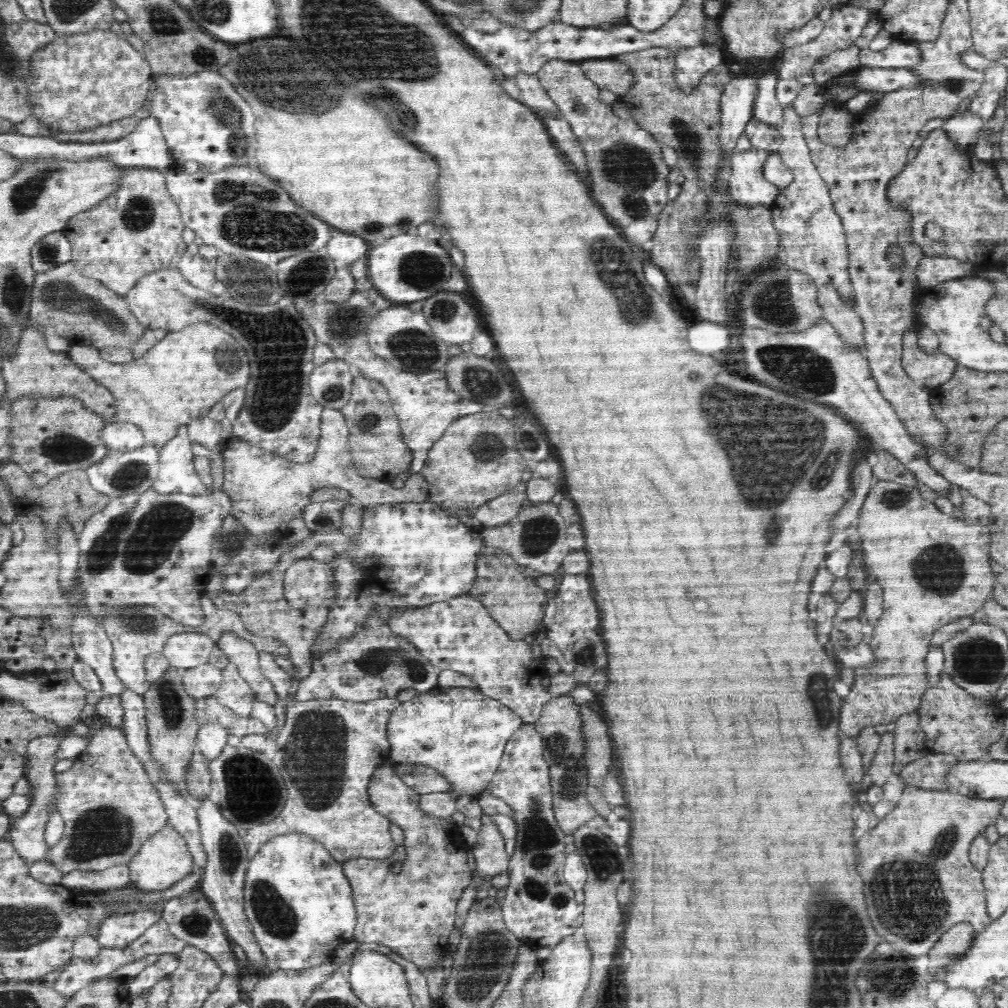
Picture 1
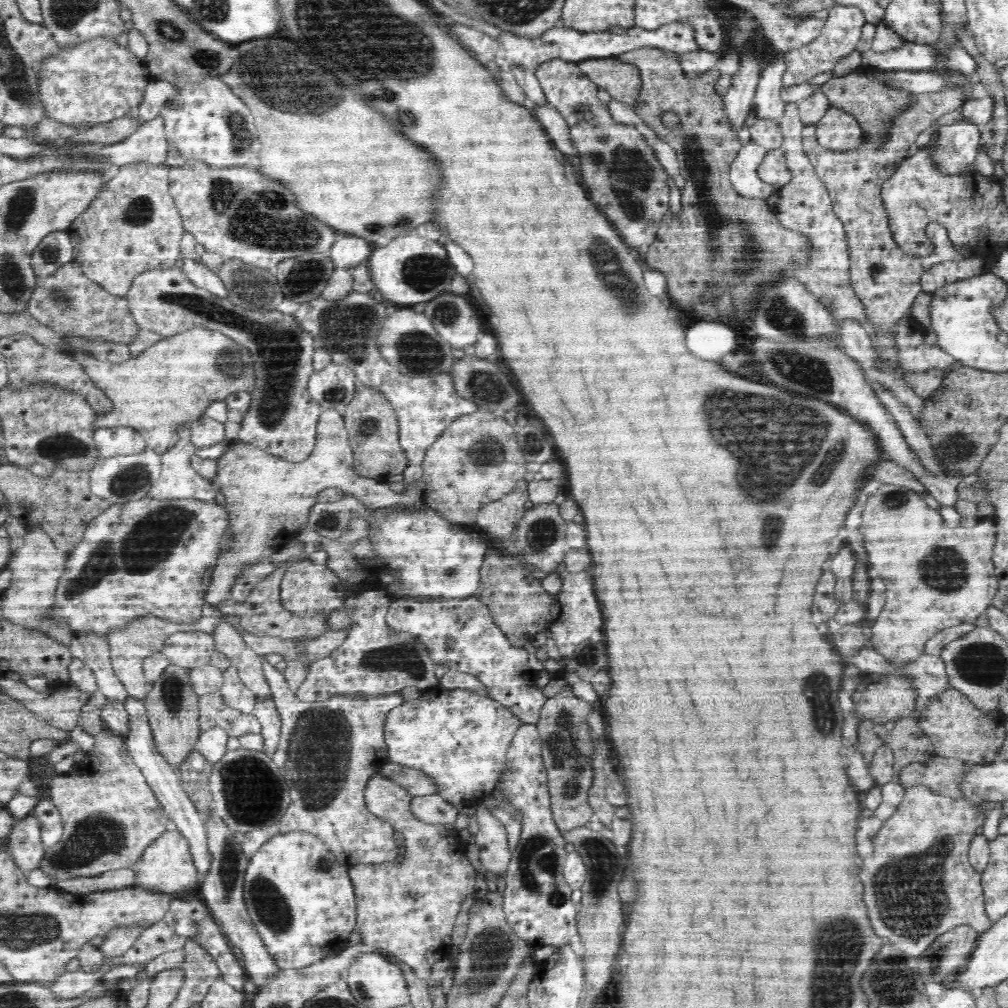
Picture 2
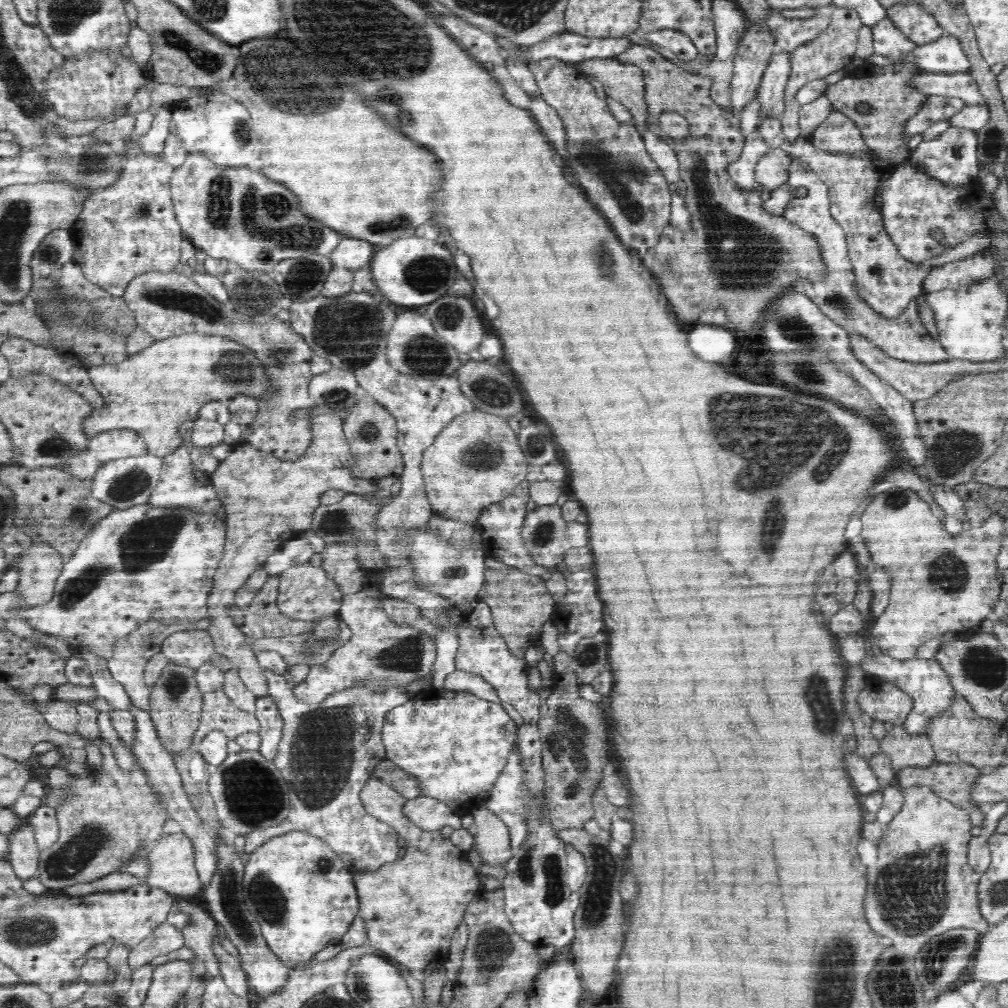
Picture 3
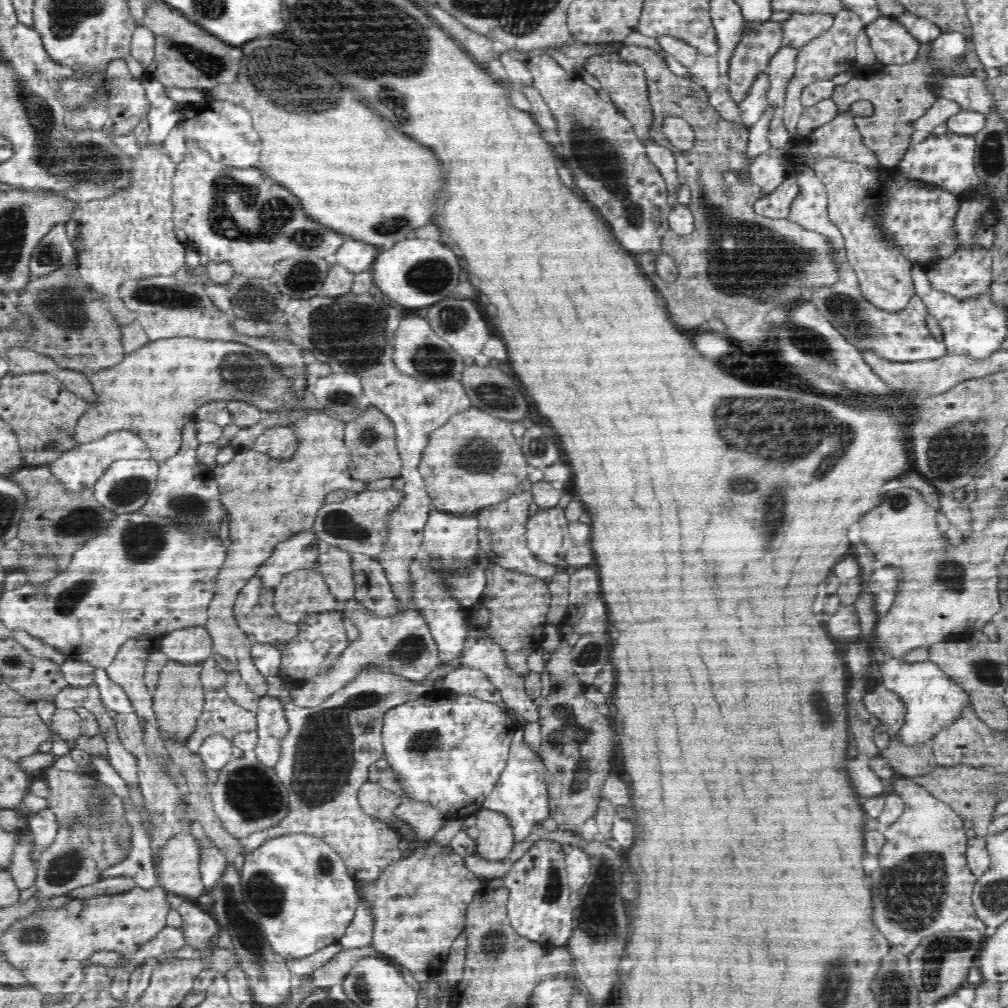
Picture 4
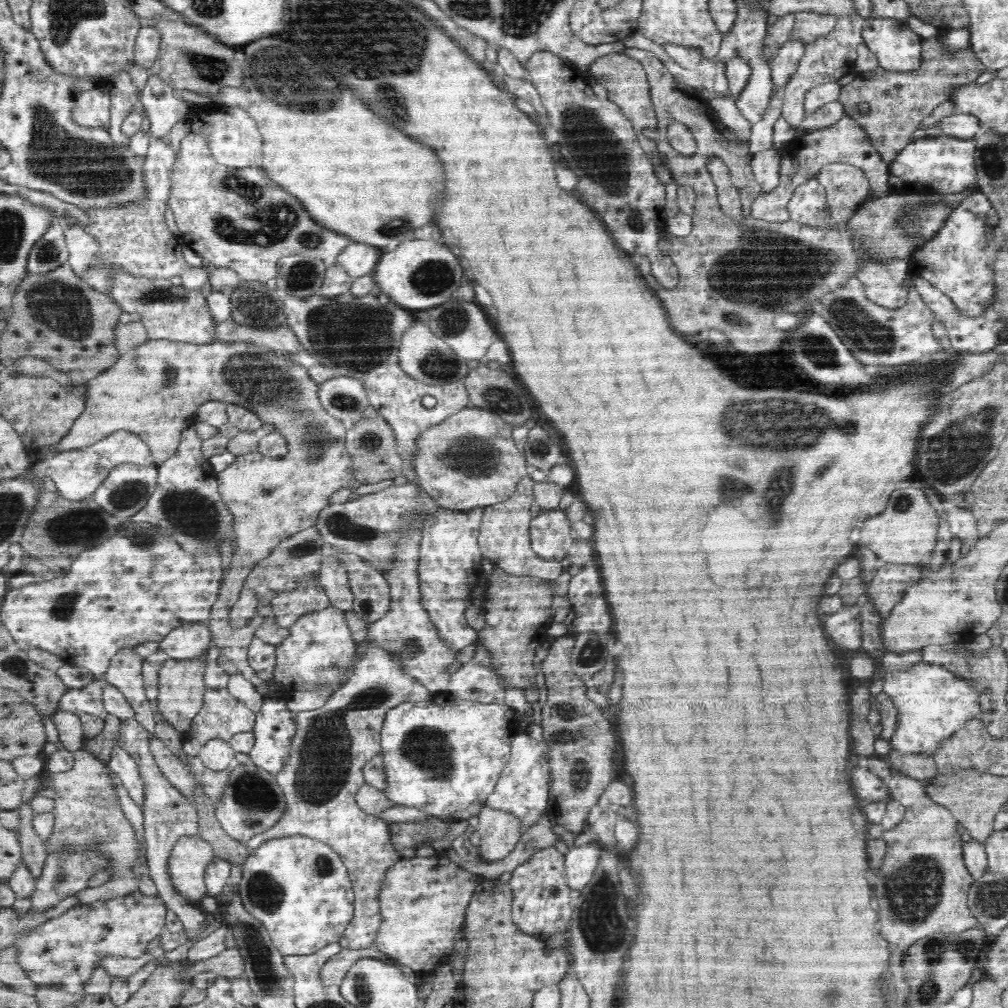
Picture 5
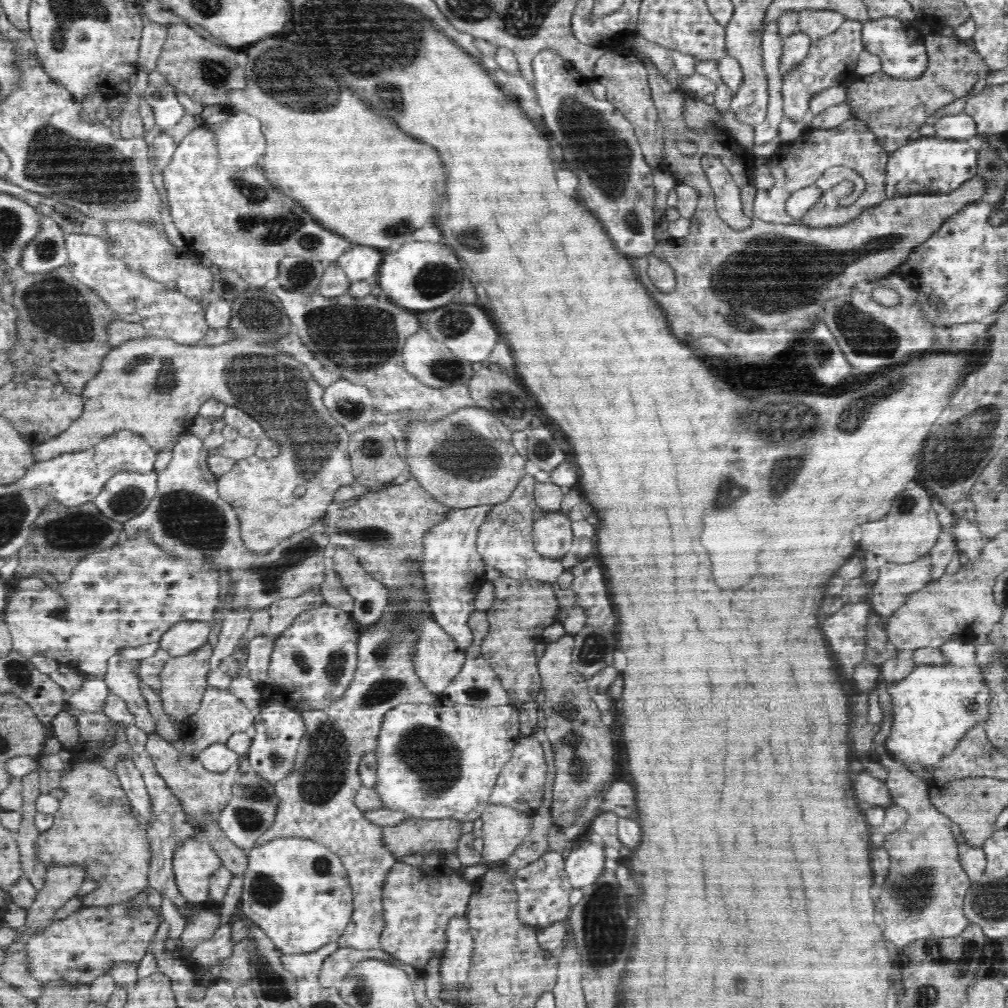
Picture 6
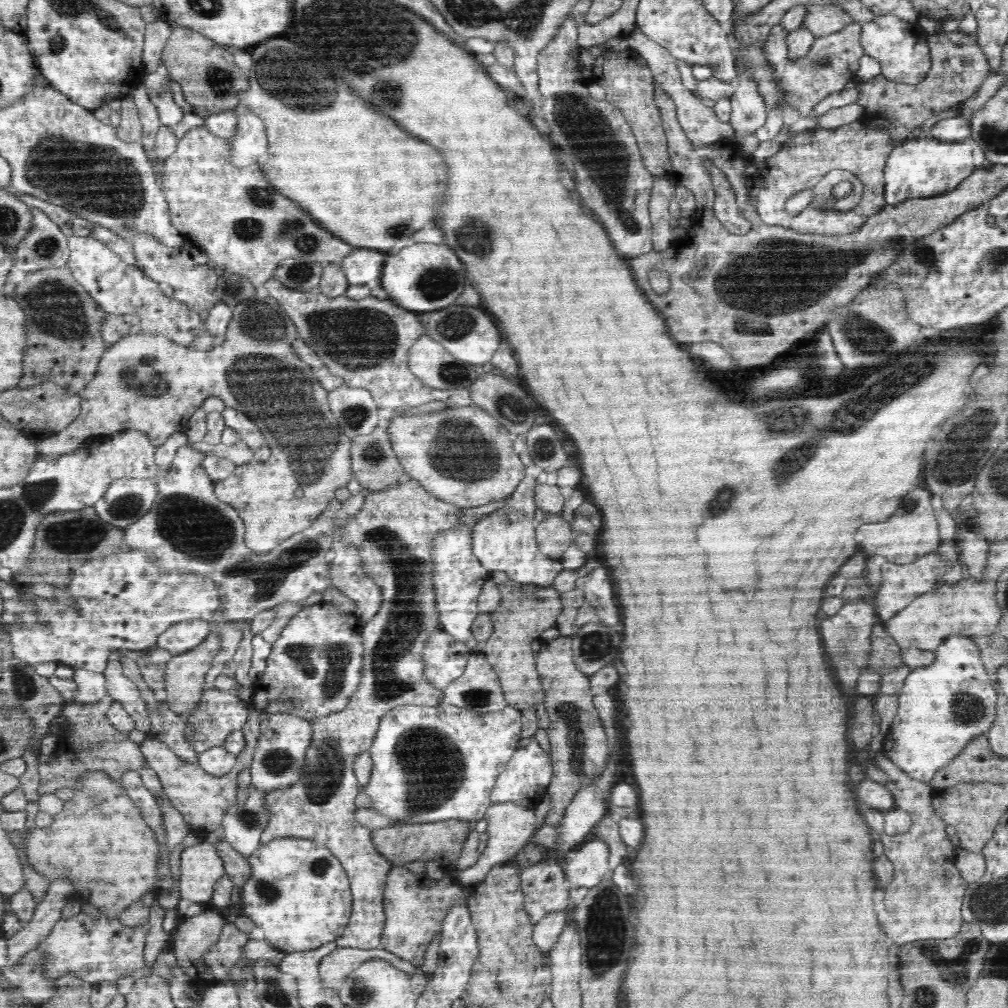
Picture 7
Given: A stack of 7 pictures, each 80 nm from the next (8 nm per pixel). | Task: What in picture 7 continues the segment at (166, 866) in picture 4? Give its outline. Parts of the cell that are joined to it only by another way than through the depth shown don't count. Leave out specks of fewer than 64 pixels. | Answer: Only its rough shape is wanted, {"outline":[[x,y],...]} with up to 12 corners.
{"outline":[[206,840],[180,856],[182,899],[206,903],[224,862]]}

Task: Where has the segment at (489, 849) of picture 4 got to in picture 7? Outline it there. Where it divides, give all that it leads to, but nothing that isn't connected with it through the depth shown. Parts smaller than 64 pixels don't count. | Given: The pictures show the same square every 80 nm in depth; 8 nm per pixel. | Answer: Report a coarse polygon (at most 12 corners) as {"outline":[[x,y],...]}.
{"outline":[[514,802],[485,811],[487,848],[457,871],[466,887],[510,862],[538,831],[535,810]]}

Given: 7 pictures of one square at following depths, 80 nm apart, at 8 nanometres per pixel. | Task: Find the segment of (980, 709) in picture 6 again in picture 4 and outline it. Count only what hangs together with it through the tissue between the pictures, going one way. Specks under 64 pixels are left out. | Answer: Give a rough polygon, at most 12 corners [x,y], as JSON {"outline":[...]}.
{"outline":[[883,655],[883,690],[906,707],[897,741],[931,743],[968,693],[936,662]]}

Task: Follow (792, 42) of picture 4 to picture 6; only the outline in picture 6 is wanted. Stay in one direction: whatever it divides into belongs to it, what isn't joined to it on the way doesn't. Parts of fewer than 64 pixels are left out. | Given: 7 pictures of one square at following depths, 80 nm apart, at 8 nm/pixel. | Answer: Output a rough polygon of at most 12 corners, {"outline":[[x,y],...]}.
{"outline":[[830,9],[798,12],[800,31],[813,41],[836,32],[847,18]]}

